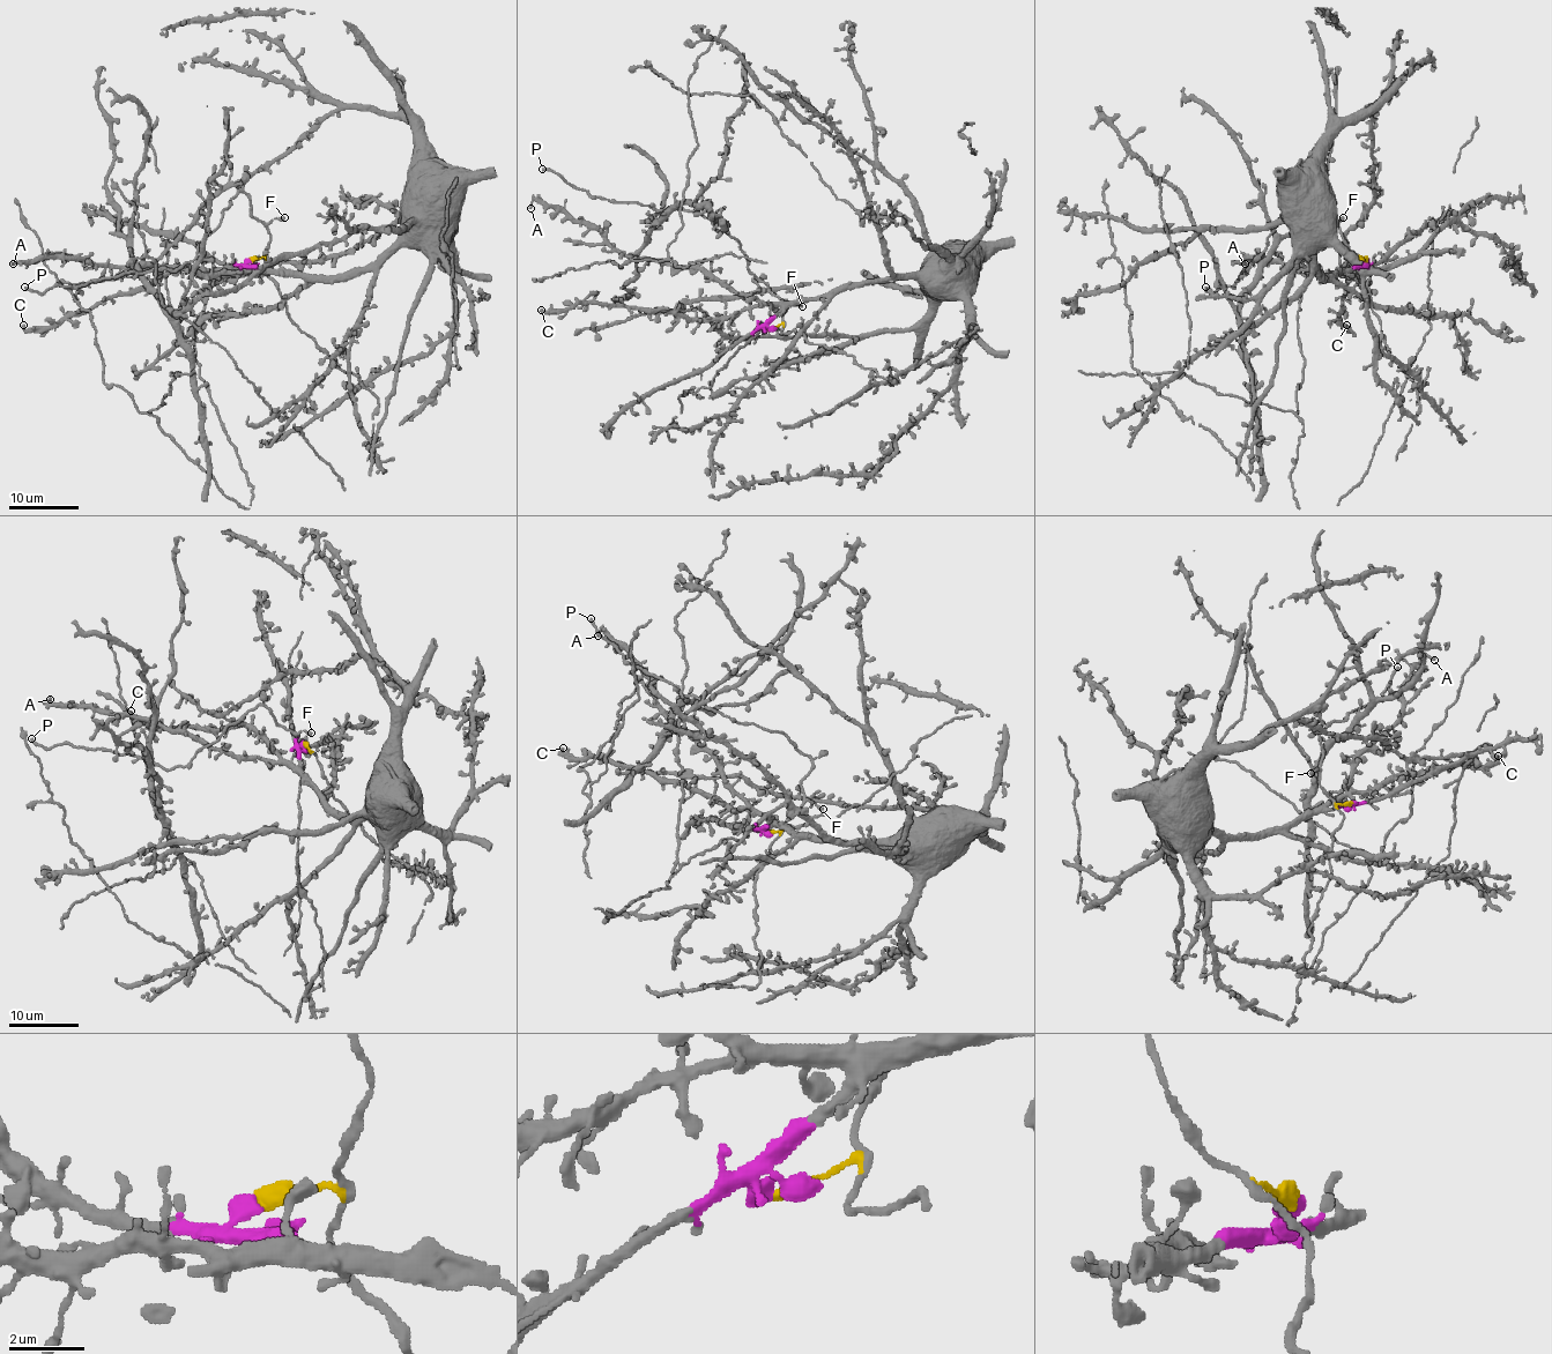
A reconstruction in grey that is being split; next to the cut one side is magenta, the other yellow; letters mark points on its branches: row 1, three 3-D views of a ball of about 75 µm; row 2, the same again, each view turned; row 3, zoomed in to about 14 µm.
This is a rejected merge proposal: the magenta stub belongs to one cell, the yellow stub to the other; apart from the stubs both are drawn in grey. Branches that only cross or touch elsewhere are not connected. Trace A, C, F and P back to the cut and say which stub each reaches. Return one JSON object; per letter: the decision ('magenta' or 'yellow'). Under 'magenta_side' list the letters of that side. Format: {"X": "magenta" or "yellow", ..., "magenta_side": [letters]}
{"A": "magenta", "C": "magenta", "F": "yellow", "P": "yellow", "magenta_side": ["A", "C"]}

